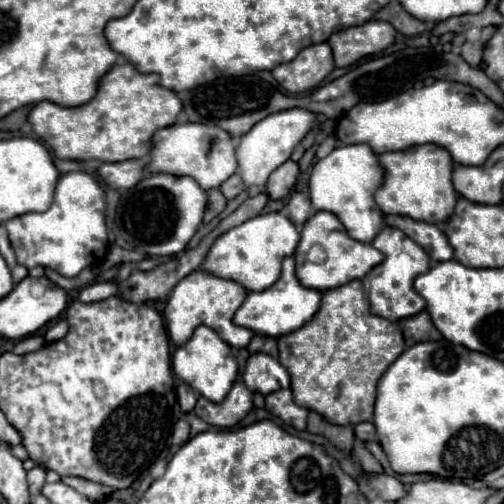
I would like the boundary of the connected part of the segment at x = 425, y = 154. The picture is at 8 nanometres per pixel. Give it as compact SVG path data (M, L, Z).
M423 144L407 148L405 152L377 154L377 160L383 168L383 184L375 192L375 202L383 214L413 216L413 220L429 224L441 224L453 214L457 192L451 184L453 160L445 148L437 144Z

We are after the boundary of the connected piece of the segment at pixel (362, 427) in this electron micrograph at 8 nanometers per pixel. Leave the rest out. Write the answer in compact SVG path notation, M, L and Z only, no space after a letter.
M361 422L353 430L355 430L355 438L361 442L369 442L375 438L375 426L371 422Z

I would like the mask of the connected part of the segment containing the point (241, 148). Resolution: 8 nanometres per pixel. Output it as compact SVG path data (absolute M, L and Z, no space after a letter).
M291 108L285 112L269 114L265 120L259 120L247 134L241 136L237 144L237 174L245 182L245 186L265 186L269 174L279 168L285 160L289 160L293 148L301 138L317 126L317 118L313 112L303 108Z

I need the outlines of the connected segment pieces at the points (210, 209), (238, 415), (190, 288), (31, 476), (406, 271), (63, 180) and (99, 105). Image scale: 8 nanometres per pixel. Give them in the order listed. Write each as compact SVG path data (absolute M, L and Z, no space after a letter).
M215 188L215 190L209 190L209 192L207 192L207 210L205 210L203 222L207 224L207 222L211 222L217 214L221 214L223 208L225 208L225 204L227 204L227 200L225 200L225 196L223 196L217 188Z
M239 380L227 394L227 398L219 404L205 400L203 396L197 398L197 408L193 410L201 420L219 426L219 428L231 428L239 424L247 412L253 408L253 394L245 388L245 384Z
M195 270L191 272L189 276L185 276L185 280L181 280L169 300L167 300L167 306L163 310L163 318L165 318L165 324L167 324L167 334L169 338L181 346L185 344L185 340L189 340L189 336L193 334L193 328L205 324L209 328L213 328L221 340L225 340L229 346L233 348L245 348L253 336L251 330L247 328L241 328L241 326L235 326L231 320L233 320L233 314L237 312L237 308L243 304L247 296L247 290L233 282L233 280L223 280L223 278L217 278L205 270Z
M35 466L33 470L29 470L29 472L27 472L27 480L29 480L29 492L31 492L33 496L35 496L35 494L39 494L41 486L45 484L45 468Z
M385 226L375 236L373 246L385 254L385 260L381 264L377 264L362 279L363 289L370 303L370 311L391 322L419 314L425 308L425 300L415 292L413 280L431 268L431 260L429 260L427 252L417 242L409 240L409 236L405 236L399 228L393 228L393 226Z
M63 174L55 186L53 204L43 214L23 214L5 222L17 262L29 270L35 266L57 270L67 278L75 278L83 268L99 262L107 254L105 226L105 194L91 174Z
M129 62L115 64L97 86L97 94L83 106L65 108L53 102L39 102L29 112L27 122L33 132L49 144L57 158L67 160L101 160L101 162L121 162L121 160L141 160L149 154L151 136L175 124L181 112L181 100L175 92L157 84L155 74L139 74L139 70Z

